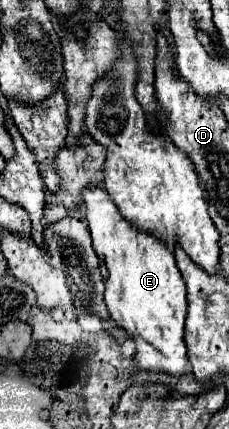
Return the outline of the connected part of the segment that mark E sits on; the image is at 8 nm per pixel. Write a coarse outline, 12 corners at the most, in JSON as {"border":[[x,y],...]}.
{"border":[[102,187],[82,199],[110,317],[138,367],[182,377],[172,249]]}

